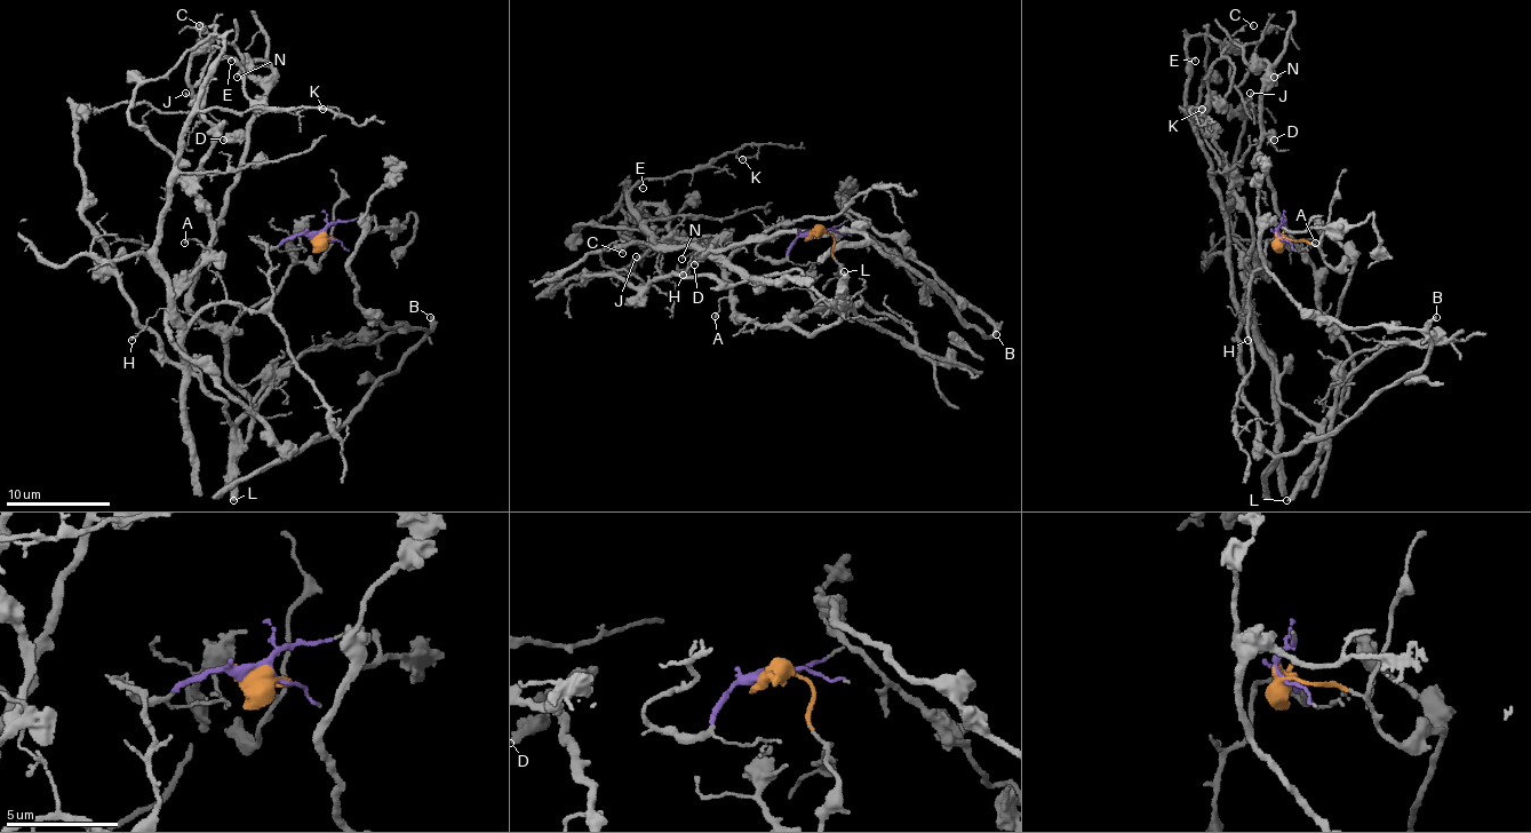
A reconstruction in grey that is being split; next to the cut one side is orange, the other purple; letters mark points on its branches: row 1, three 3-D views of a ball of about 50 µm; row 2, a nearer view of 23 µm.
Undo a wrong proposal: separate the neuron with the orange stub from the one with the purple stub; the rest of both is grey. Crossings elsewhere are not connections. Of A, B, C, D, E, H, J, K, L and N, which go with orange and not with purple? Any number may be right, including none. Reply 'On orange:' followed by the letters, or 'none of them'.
On orange: A, D, L, N

